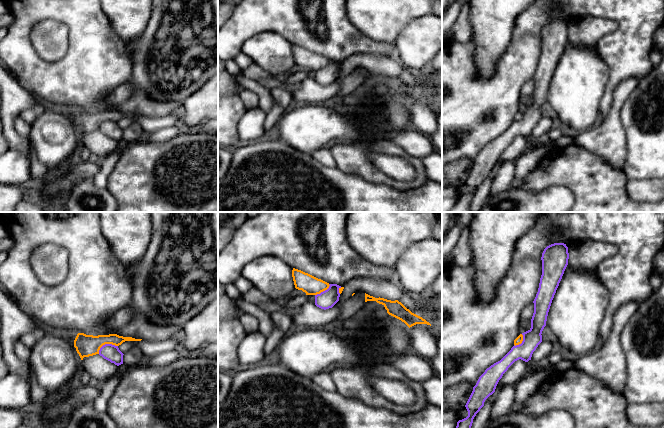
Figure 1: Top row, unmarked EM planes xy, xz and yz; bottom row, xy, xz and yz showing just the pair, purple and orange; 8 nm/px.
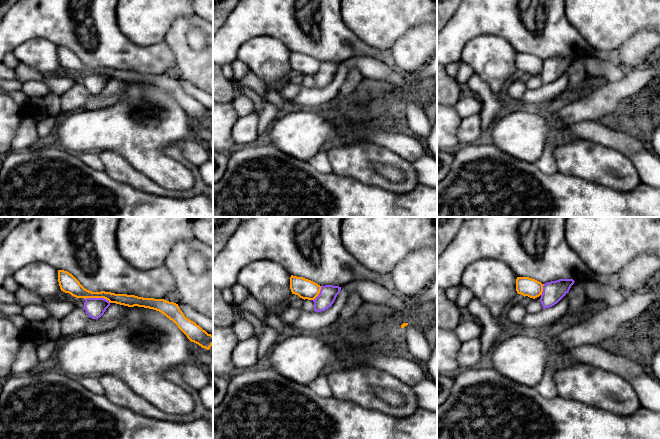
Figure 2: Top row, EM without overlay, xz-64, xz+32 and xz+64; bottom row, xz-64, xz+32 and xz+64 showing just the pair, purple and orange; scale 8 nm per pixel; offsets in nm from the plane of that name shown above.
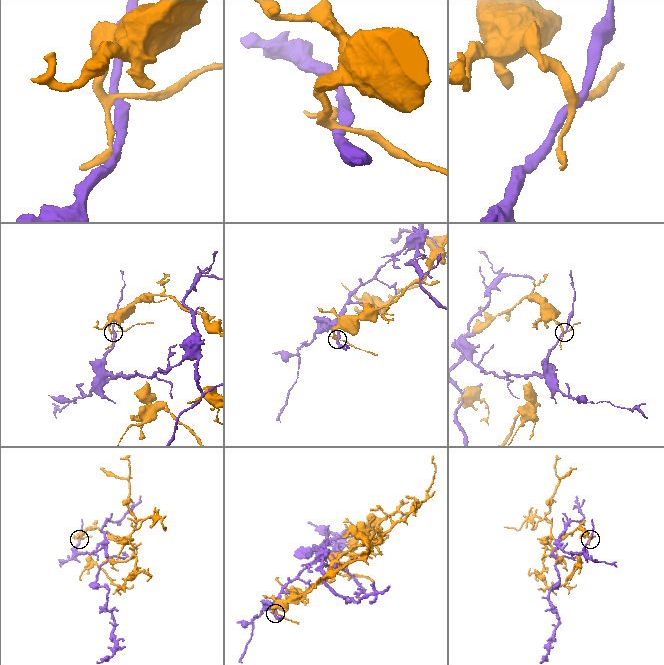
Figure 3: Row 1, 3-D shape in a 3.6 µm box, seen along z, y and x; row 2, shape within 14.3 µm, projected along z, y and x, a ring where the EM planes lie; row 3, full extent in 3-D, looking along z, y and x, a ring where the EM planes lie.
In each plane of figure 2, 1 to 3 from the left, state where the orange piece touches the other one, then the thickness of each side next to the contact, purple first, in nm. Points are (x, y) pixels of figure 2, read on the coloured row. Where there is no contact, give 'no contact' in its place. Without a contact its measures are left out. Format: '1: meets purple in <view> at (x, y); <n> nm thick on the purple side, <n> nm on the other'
1: meets purple in xz-64 at (98, 298); 160 nm thick on the purple side, 140 nm on the other
2: meets purple in xz+32 at (319, 293); 140 nm thick on the purple side, 160 nm on the other
3: meets purple in xz+64 at (543, 290); 170 nm thick on the purple side, 150 nm on the other

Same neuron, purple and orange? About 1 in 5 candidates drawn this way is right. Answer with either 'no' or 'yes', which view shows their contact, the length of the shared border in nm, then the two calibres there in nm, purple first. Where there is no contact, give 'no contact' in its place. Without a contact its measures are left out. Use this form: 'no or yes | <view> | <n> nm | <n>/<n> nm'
no | xy | 170 nm | 130/180 nm

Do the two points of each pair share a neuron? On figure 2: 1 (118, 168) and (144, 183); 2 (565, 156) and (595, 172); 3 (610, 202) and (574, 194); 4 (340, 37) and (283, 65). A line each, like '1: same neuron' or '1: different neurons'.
1: same neuron
2: same neuron
3: same neuron
4: different neurons

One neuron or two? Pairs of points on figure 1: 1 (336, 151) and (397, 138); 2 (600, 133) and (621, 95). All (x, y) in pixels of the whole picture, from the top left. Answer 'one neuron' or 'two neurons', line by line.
1: two neurons
2: one neuron

